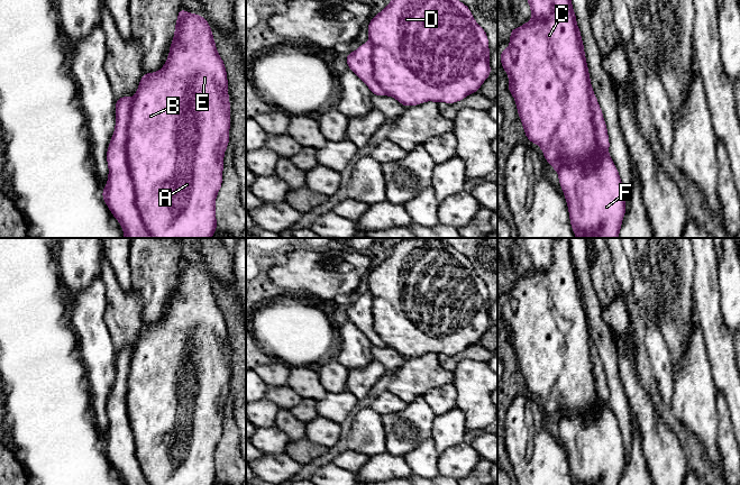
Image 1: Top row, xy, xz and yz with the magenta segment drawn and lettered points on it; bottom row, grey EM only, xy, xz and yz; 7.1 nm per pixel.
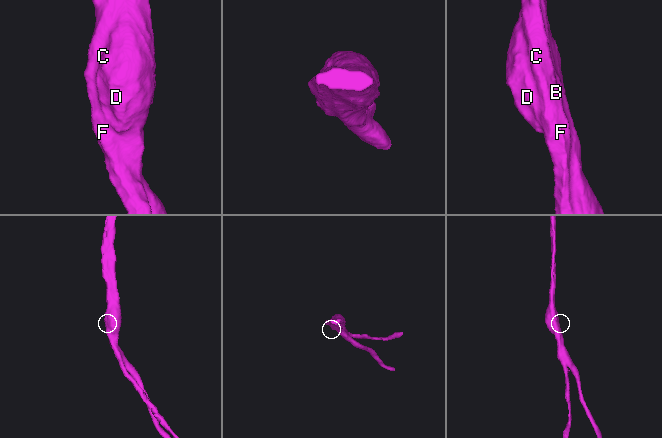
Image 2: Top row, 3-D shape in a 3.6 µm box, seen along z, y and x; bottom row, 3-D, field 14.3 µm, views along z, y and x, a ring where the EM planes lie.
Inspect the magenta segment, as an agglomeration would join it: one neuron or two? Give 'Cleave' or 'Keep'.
Cleave

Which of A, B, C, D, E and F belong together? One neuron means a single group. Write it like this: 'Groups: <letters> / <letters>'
Groups: A B C D E / F

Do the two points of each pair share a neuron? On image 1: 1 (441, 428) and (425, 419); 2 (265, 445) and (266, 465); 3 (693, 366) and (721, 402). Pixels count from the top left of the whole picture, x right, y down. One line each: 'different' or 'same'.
1: different
2: different
3: different

